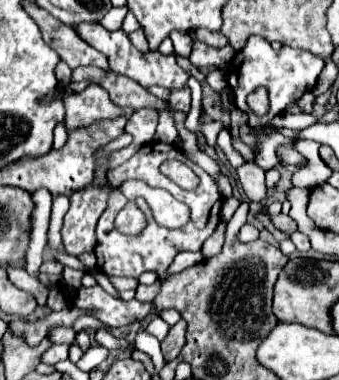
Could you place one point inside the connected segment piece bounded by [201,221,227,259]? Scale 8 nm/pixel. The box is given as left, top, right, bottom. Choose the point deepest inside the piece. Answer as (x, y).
(212, 246)

